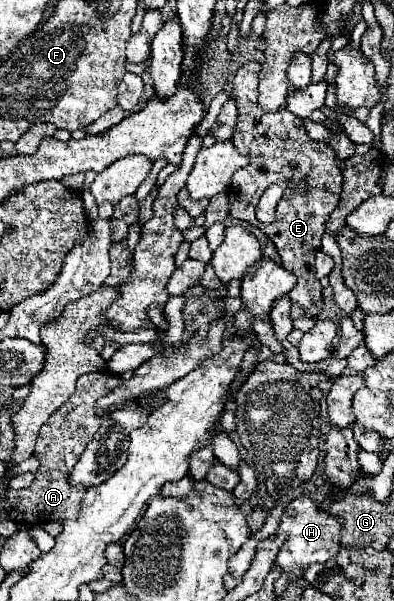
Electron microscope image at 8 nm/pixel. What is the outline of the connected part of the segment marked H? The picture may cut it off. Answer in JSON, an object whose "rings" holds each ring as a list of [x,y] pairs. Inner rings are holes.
{"rings":[[[300,496],[300,498],[292,500],[284,508],[284,512],[280,516],[278,532],[286,532],[288,538],[282,544],[274,566],[280,568],[282,576],[288,578],[288,580],[302,578],[310,564],[326,562],[334,554],[338,554],[338,548],[340,548],[340,526],[342,526],[340,518],[334,518],[328,512],[318,510],[318,506],[310,498]]]}

